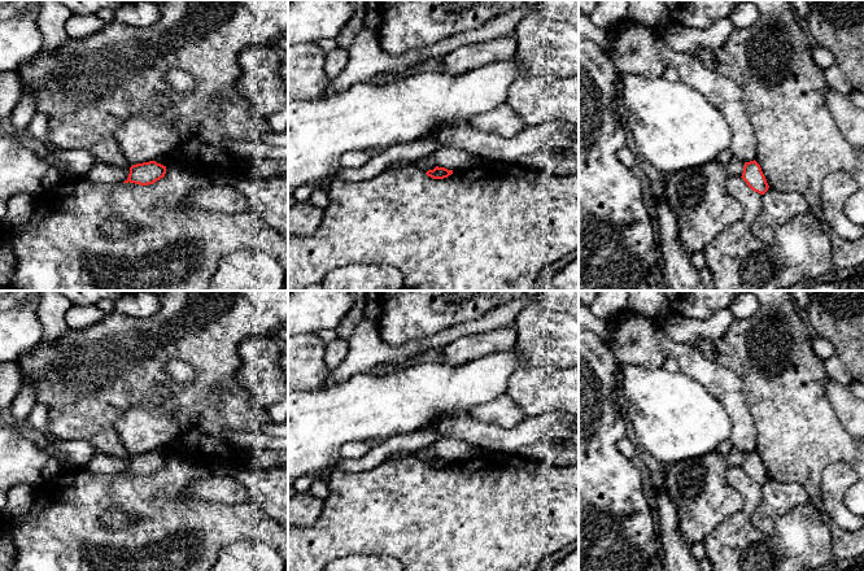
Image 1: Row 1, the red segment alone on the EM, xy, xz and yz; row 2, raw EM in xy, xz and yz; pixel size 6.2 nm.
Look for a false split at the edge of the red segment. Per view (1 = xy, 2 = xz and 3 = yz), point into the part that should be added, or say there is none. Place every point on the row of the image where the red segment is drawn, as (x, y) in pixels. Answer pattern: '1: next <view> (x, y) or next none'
1: next none
2: next none
3: next none

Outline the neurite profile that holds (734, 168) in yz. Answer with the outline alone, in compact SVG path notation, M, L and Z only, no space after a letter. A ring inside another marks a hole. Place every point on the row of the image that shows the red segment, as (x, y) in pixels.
M732 157L730 162L726 165L726 170L730 178L742 176L745 162L739 158Z

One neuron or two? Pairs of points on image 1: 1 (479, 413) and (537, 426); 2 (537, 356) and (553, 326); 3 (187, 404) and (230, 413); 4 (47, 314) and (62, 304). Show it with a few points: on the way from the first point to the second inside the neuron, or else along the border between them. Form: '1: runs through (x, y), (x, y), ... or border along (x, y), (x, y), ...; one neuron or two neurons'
1: border along (526, 418), (510, 428), (502, 428), (489, 422); two neurons
2: runs through (539, 348), (548, 334); one neuron
3: runs through (197, 410), (203, 410), (206, 414), (219, 414); one neuron
4: runs through (51, 310), (59, 304); one neuron

